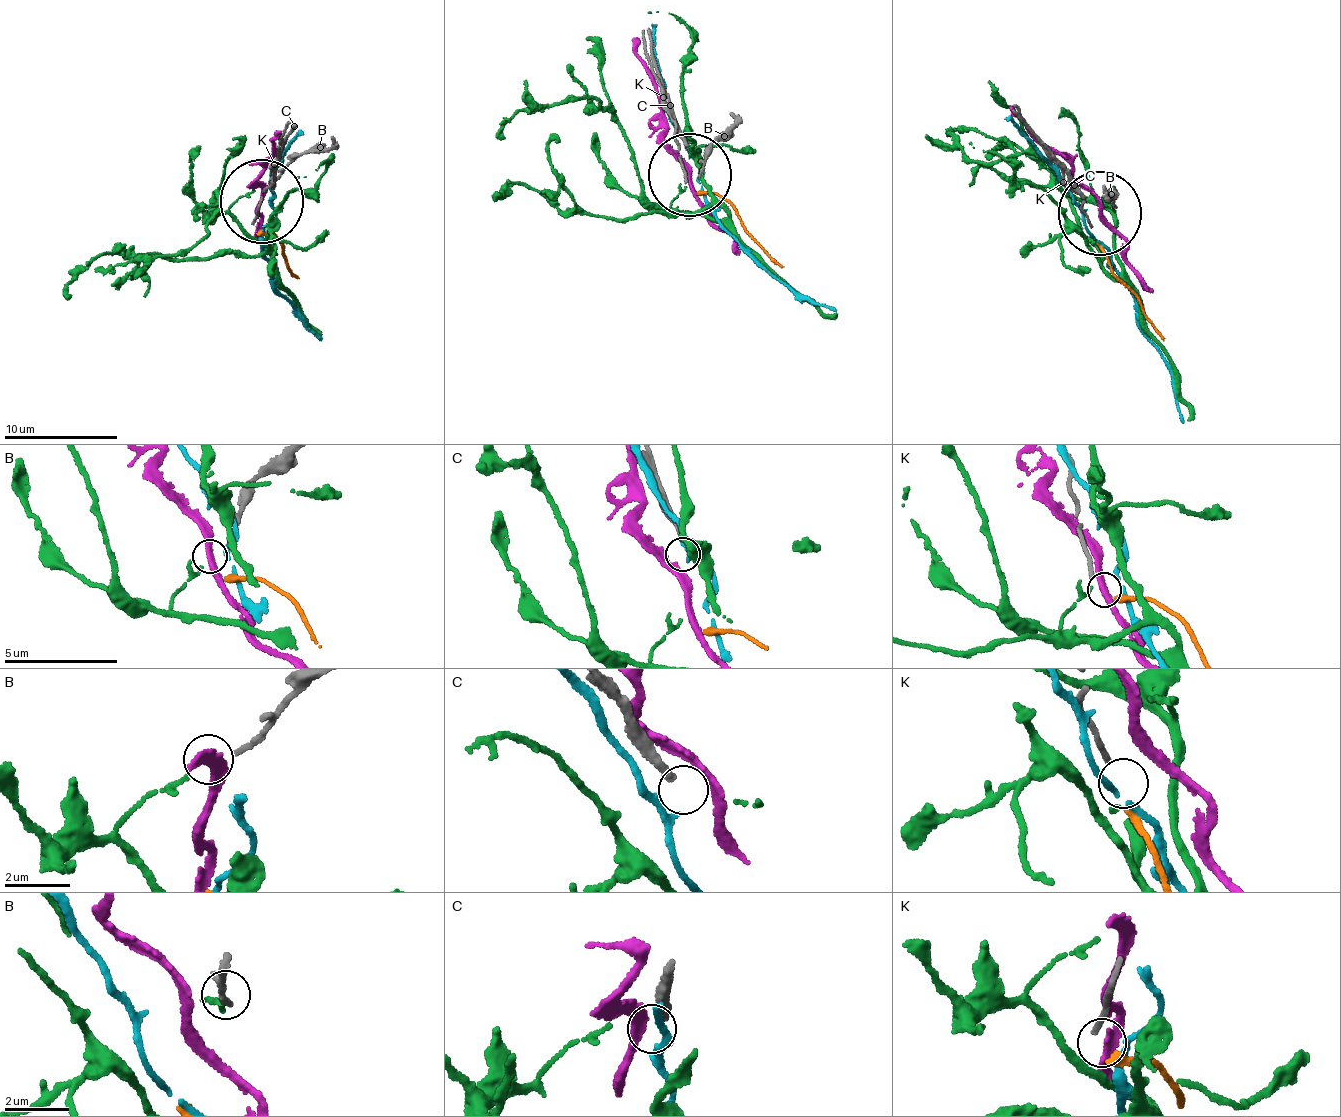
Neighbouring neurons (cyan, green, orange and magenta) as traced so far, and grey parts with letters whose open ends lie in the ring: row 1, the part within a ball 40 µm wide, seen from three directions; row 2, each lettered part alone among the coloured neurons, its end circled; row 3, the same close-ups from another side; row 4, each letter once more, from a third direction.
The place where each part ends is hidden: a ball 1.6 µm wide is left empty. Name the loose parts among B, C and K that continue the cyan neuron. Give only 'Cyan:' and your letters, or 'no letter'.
Cyan: no letter

